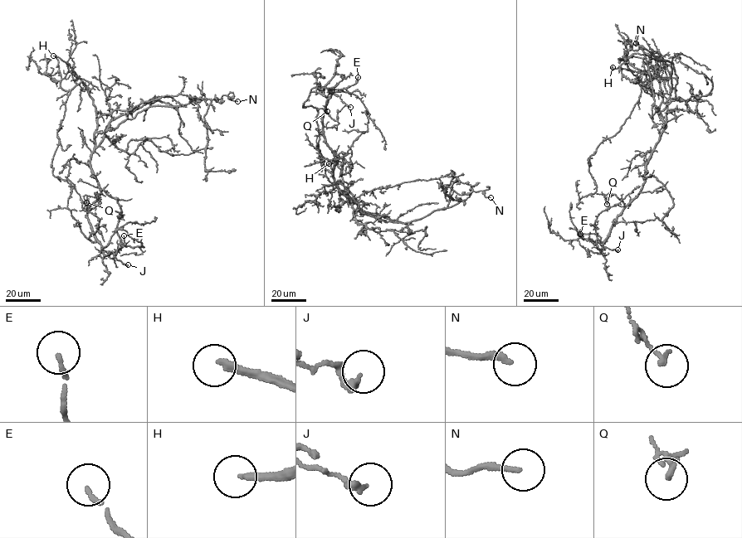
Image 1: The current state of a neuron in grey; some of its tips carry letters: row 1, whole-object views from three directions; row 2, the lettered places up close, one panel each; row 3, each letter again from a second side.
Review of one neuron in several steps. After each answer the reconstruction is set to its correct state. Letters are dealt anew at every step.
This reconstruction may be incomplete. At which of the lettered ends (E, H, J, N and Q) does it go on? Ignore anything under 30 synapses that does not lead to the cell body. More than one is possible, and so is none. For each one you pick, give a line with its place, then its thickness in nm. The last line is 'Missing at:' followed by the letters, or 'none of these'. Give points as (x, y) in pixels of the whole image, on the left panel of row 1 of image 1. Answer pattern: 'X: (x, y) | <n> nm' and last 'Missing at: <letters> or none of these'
H: (53, 55) | 200 nm
Missing at: H

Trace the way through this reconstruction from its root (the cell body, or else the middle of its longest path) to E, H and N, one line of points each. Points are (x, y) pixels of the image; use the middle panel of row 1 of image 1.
E: (341, 192), (333, 173), (338, 156), (326, 142), (321, 121), (331, 90), (354, 84), (358, 77)
H: (341, 192), (346, 192), (349, 203), (340, 168), (334, 162), (329, 163)
N: (341, 192), (350, 192), (363, 213), (401, 223), (451, 207), (473, 191), (490, 197)

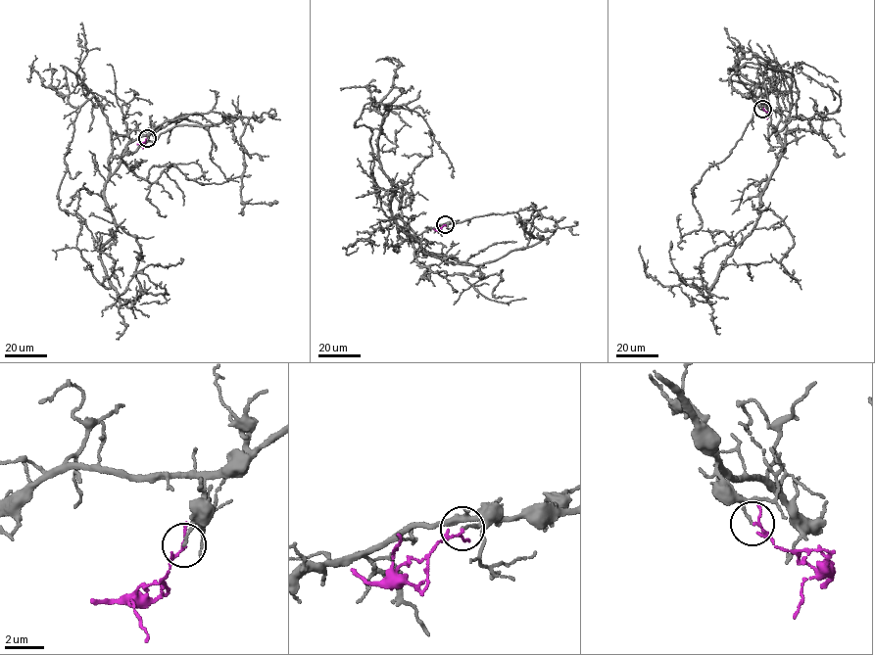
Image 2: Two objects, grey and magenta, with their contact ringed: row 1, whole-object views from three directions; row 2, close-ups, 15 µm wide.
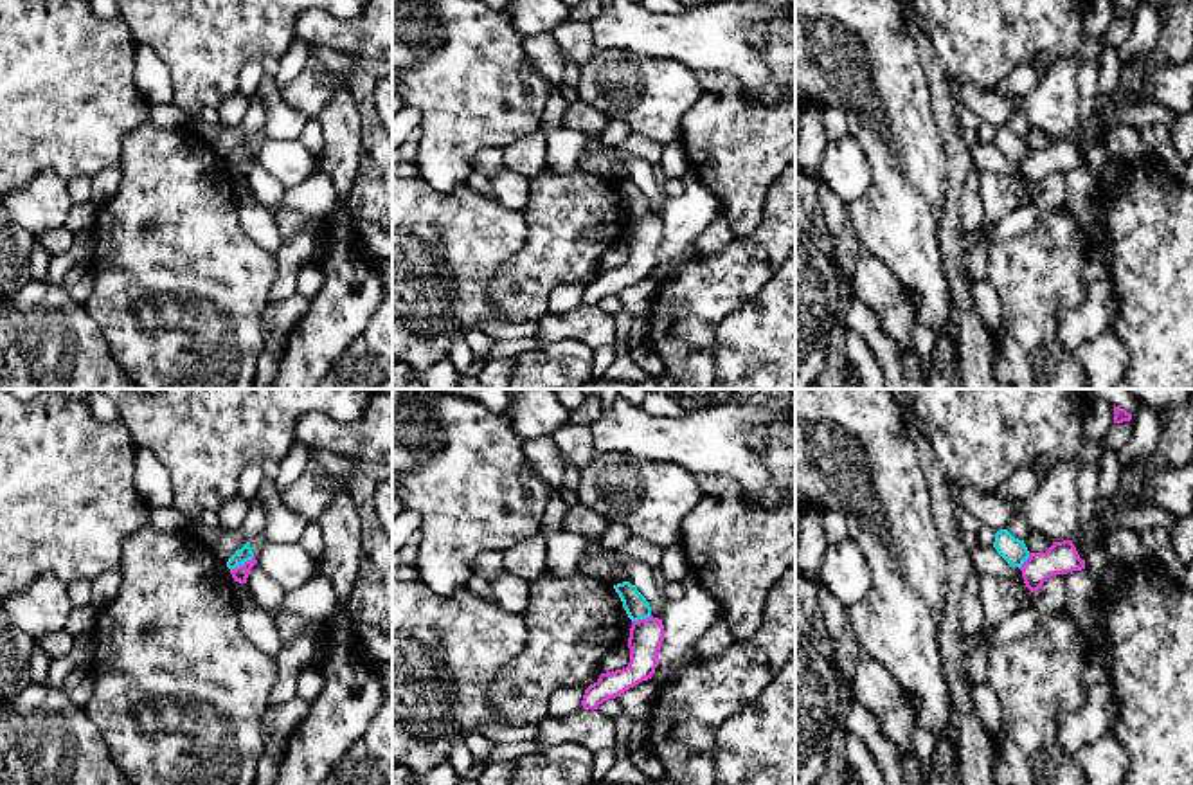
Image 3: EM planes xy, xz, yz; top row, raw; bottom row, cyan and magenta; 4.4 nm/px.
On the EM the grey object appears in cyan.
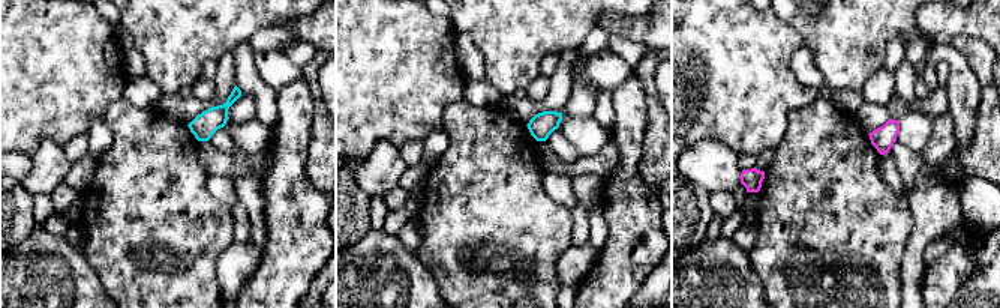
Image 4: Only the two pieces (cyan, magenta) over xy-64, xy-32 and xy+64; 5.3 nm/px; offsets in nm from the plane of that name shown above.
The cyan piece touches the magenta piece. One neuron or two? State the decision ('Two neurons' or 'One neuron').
Two neurons

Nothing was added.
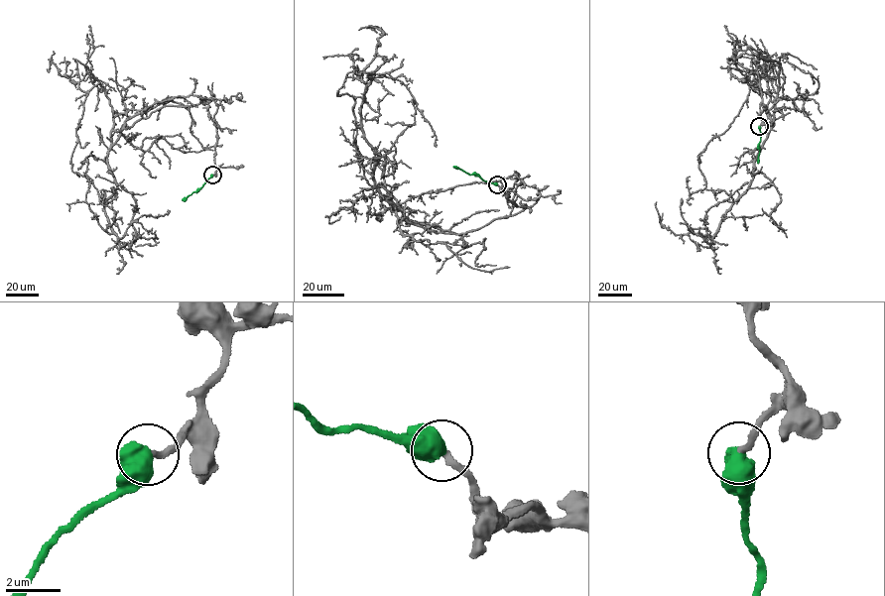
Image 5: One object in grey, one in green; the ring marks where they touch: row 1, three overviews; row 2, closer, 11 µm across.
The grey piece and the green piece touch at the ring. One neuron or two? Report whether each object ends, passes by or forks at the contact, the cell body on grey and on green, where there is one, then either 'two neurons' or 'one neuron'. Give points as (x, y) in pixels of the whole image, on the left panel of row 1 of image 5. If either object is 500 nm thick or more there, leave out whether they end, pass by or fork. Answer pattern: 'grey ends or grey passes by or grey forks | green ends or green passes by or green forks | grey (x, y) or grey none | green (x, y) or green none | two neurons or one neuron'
grey none | green none | one neuron

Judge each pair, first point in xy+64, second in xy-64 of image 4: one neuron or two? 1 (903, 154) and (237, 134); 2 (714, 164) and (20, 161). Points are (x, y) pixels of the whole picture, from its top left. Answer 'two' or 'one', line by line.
1: two
2: two

